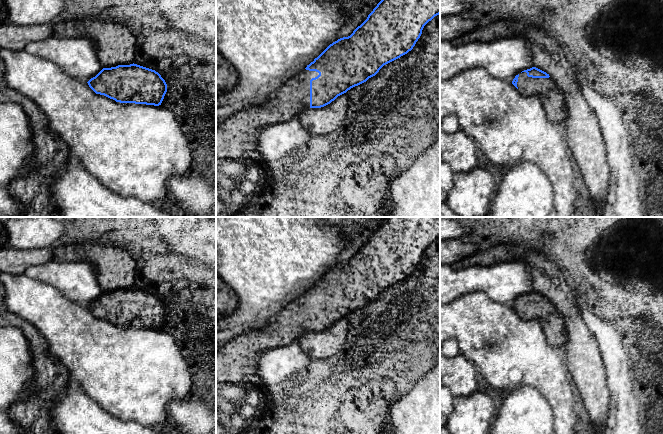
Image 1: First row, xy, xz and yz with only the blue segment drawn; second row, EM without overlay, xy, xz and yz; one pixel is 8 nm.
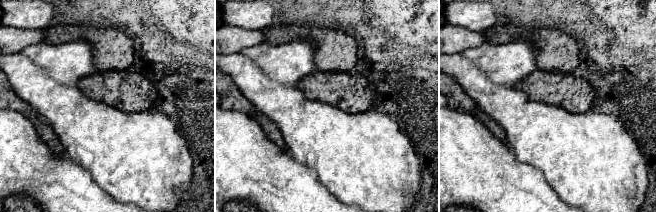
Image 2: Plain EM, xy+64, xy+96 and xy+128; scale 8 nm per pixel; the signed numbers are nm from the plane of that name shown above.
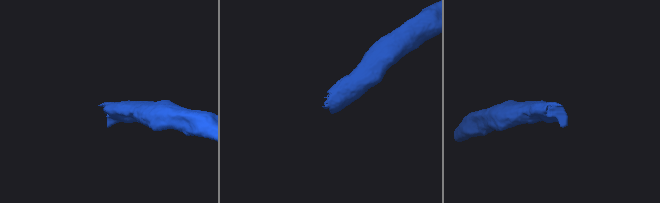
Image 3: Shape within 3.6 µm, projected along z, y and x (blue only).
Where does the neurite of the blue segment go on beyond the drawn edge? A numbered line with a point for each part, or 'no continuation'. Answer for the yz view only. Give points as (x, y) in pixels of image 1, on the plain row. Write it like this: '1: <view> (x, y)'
1: yz (545, 313)

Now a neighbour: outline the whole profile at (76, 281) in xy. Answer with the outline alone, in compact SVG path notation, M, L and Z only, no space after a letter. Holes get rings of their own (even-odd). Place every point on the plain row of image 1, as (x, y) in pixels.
M51 260L27 268L24 274L54 287L65 298L83 306L88 306L103 293L92 265L85 261Z

